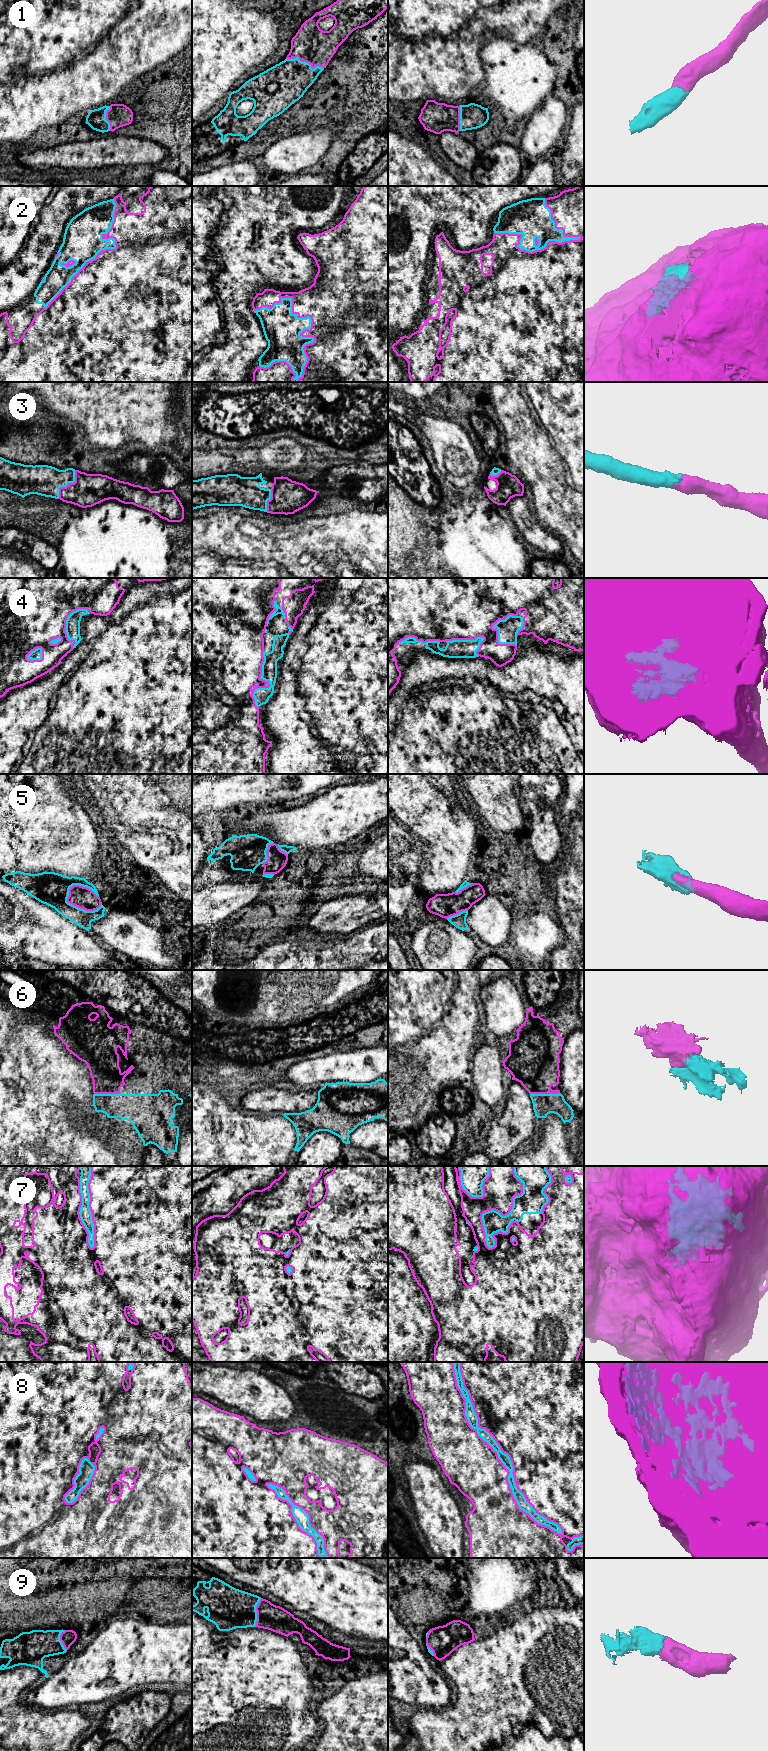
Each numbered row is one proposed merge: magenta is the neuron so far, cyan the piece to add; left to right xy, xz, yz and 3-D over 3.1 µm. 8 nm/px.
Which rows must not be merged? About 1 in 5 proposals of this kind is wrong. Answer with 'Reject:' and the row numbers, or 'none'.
Reject: none

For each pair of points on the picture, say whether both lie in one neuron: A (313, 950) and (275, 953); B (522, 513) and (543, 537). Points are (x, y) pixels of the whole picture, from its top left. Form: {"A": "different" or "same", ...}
{"A": "same", "B": "same"}

